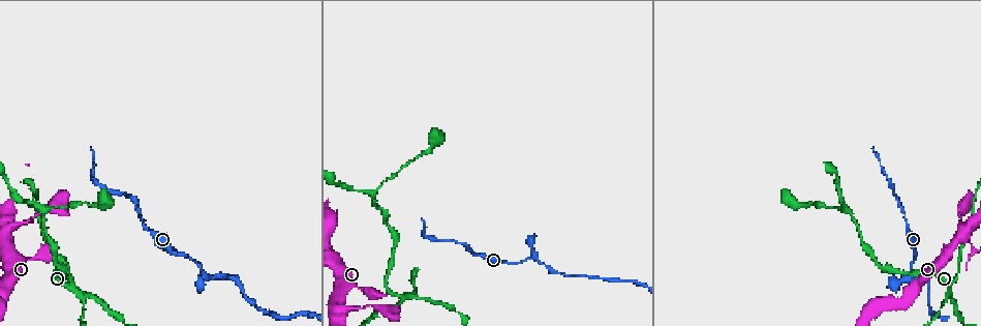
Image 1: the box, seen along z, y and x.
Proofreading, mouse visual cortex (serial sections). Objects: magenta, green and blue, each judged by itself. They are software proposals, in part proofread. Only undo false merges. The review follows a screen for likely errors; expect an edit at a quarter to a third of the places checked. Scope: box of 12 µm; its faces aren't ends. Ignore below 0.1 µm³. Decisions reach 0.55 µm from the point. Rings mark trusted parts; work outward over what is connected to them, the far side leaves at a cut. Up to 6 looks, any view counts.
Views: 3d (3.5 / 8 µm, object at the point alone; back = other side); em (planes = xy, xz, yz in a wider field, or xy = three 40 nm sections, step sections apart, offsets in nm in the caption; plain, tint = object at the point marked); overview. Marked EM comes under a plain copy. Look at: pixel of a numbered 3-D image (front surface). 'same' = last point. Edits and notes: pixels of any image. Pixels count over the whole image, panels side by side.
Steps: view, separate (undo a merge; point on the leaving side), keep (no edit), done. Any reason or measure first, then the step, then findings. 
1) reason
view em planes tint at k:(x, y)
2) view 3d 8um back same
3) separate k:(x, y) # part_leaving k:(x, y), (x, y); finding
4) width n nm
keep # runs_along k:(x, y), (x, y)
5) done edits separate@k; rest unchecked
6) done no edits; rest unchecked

branch point
view 3d 3.5um at 1:(411, 295)

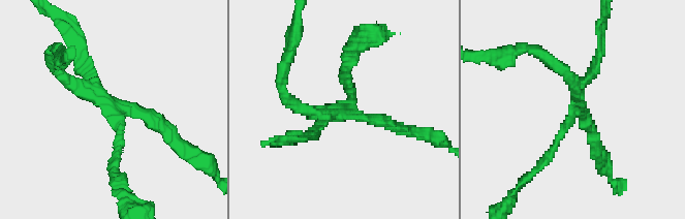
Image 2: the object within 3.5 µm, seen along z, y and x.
arms 3; arm_widths 150, 200, 200 nm; shape alone is not enough
view em xy step 1 tint at 2:(114, 111)

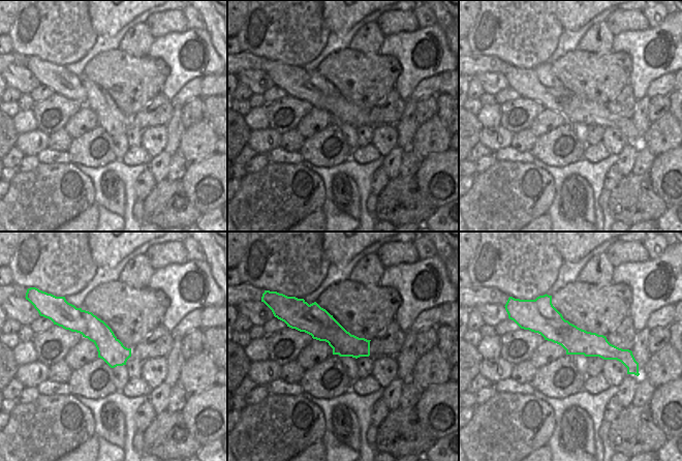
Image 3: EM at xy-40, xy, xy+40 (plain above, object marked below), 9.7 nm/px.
separate 2:(120, 144) # a second cell is stuck on

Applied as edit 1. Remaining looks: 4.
arms part here
view 3d 3.5um at 1:(847, 213)

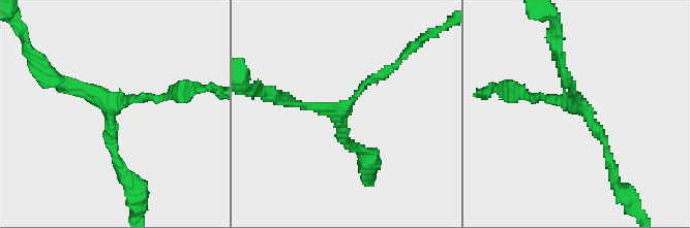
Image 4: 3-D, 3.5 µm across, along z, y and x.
arms 3; arm_widths 100, 150, 150 nm
view em xy step 3 tint at 4:(579, 106)

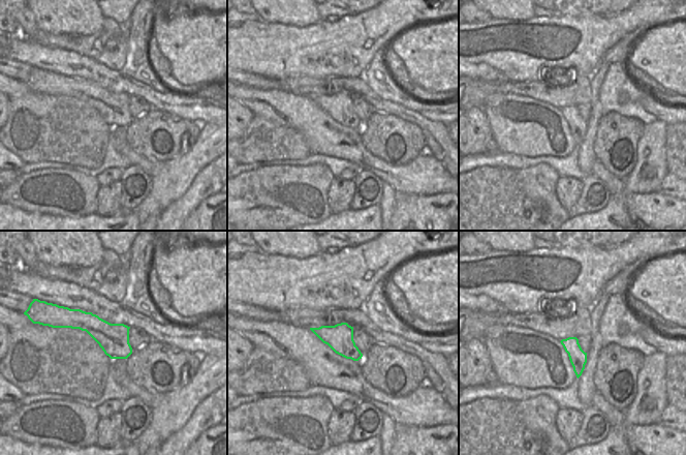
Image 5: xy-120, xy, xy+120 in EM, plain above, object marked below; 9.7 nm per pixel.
keep # runs_along 4:(611, 166), (579, 106), (535, 97); continuous, no second cell

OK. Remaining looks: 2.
done edits separate@2; rest unchecked

